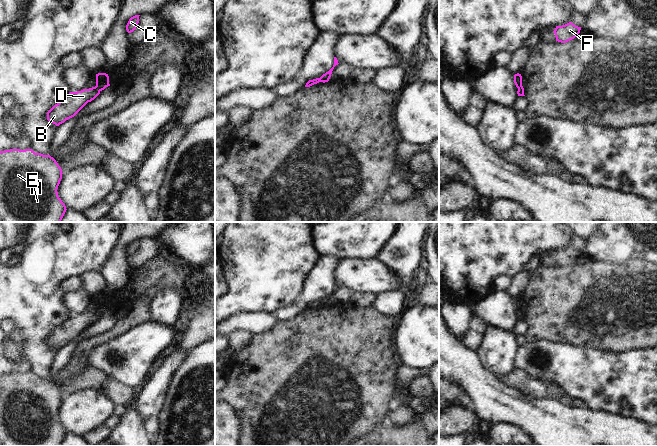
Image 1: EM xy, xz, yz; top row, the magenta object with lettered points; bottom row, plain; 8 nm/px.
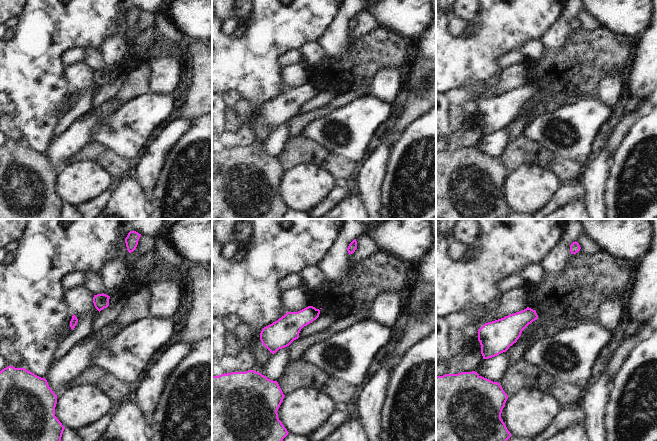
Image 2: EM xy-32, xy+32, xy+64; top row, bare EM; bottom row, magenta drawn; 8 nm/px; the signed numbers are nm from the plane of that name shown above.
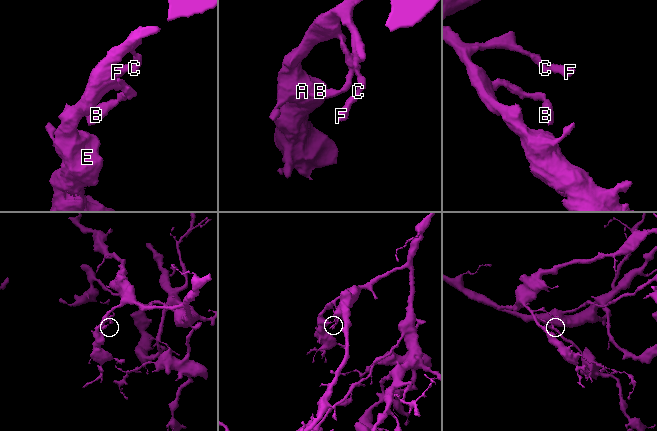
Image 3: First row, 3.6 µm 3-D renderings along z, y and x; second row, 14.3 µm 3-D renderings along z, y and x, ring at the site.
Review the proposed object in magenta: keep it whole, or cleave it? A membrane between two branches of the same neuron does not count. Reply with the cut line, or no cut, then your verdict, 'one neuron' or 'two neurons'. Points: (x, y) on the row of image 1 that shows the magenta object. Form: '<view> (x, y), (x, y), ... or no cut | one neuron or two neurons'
xy (95, 86), (100, 90) | two neurons

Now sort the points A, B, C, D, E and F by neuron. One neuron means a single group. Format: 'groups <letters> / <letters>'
groups A C E F / B D

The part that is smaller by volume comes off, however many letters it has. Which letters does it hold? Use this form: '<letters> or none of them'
B, D.

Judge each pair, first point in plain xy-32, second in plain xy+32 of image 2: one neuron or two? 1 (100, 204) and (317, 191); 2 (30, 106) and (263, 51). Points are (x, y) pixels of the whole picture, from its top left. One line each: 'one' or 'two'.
1: two
2: one

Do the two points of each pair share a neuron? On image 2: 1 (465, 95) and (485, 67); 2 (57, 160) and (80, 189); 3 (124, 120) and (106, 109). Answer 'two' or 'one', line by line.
1: two
2: two
3: two

